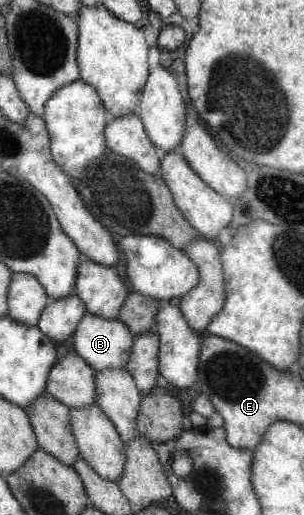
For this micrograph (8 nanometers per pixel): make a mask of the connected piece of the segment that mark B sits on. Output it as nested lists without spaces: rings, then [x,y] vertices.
[[[85,314],[73,334],[74,352],[86,361],[95,371],[126,367],[132,356],[135,336],[132,331],[118,319],[103,319],[100,316]]]

